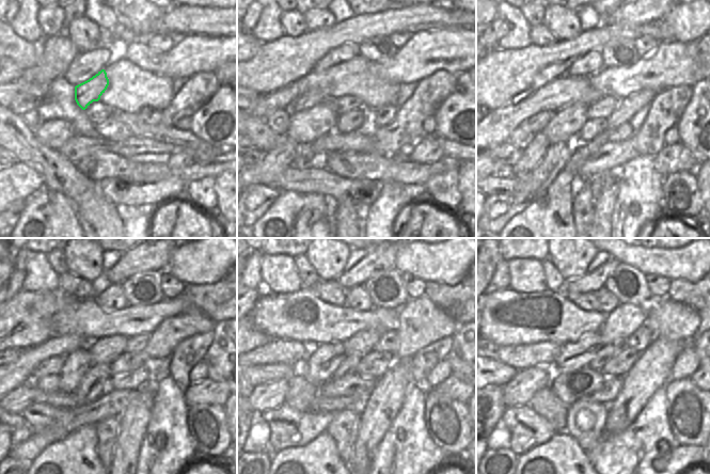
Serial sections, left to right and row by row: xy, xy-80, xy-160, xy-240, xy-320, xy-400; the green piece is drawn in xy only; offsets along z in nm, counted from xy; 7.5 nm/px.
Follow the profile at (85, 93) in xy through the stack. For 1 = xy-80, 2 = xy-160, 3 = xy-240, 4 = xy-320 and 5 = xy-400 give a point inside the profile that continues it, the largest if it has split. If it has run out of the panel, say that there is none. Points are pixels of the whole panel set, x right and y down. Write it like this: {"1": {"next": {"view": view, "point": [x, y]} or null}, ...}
{"1": {"next": {"view": "xy-80", "point": [312, 97]}}, "2": {"next": {"view": "xy-160", "point": [536, 123]}}, "3": {"next": {"view": "xy-240", "point": [51, 365]}}, "4": {"next": {"view": "xy-320", "point": [259, 374]}}, "5": {"next": {"view": "xy-400", "point": [498, 374]}}}

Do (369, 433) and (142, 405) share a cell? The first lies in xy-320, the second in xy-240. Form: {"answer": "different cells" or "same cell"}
{"answer": "same cell"}

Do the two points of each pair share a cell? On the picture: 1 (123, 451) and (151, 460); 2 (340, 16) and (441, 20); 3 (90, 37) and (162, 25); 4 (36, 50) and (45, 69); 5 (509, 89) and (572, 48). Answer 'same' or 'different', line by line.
1: different
2: different
3: different
4: different
5: same

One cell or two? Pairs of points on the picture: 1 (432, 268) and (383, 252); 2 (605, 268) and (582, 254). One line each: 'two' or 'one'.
1: two
2: two

